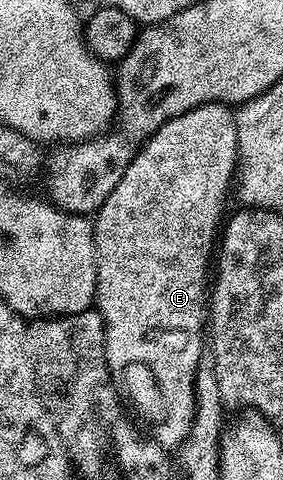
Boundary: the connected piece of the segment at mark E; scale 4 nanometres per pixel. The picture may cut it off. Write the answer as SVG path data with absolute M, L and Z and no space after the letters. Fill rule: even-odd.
M204 103L200 107L190 109L190 113L182 113L182 117L167 119L154 134L144 140L130 161L126 173L122 173L122 181L118 181L114 193L110 193L110 197L106 197L106 201L102 201L102 205L94 213L92 236L96 242L97 253L94 307L100 312L104 322L104 352L108 362L108 374L115 390L122 396L123 402L125 404L128 402L132 406L133 413L137 415L135 418L147 428L151 438L164 449L179 448L180 444L184 442L184 438L188 436L188 430L196 412L196 374L200 364L200 355L206 350L206 288L210 283L208 258L211 255L213 258L214 248L218 243L218 232L221 230L222 220L226 215L224 194L230 191L234 183L234 176L238 171L237 149L236 117L223 103Z

